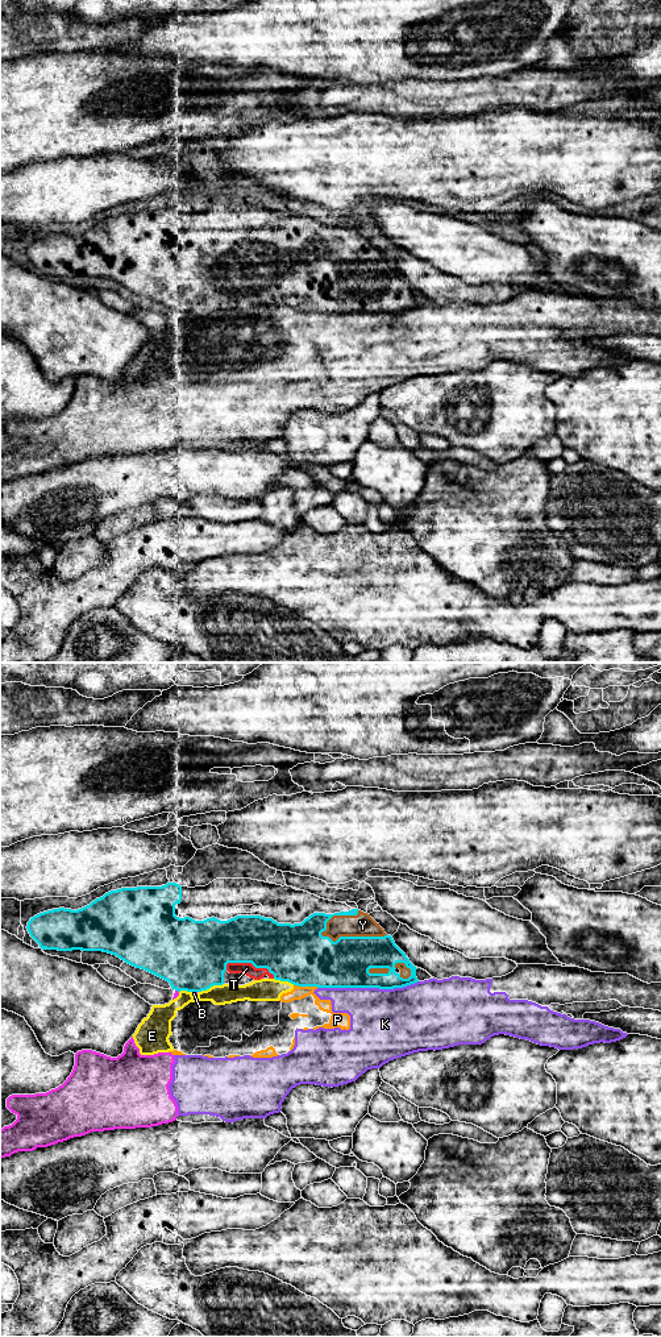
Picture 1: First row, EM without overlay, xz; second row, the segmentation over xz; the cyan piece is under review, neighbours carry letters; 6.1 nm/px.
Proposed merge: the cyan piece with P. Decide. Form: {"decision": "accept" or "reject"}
{"decision": "reject"}

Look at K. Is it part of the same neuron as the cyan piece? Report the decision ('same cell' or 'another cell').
another cell

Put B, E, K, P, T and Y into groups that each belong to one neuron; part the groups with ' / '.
B E K P / T Y

